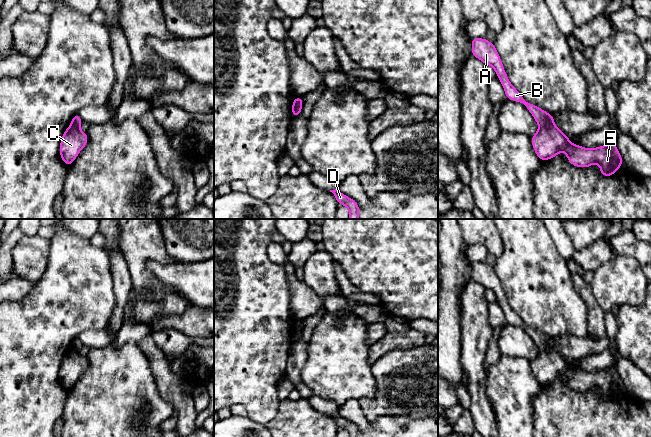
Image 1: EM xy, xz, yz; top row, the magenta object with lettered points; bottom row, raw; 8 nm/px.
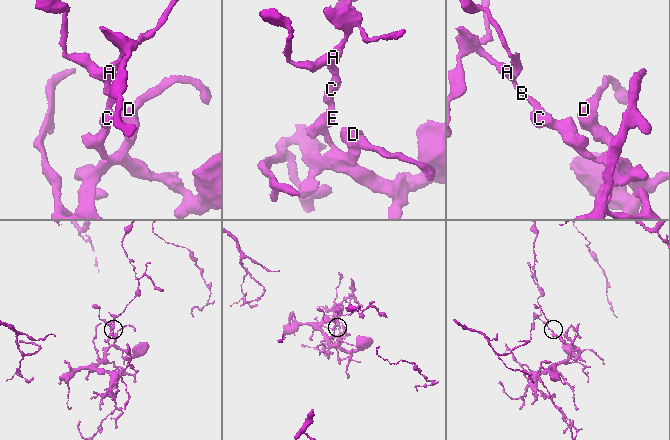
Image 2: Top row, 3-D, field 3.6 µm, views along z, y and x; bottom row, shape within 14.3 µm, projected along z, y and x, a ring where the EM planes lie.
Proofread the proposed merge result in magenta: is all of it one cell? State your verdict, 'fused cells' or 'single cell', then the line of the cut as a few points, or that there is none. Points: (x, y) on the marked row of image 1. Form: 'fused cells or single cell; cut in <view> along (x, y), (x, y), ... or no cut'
fused cells; cut in yz along (554, 124), (539, 128)

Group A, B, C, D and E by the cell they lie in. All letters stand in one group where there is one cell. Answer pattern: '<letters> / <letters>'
A B / C D E

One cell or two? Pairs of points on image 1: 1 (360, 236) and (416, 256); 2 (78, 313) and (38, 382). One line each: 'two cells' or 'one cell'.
1: one cell
2: one cell

